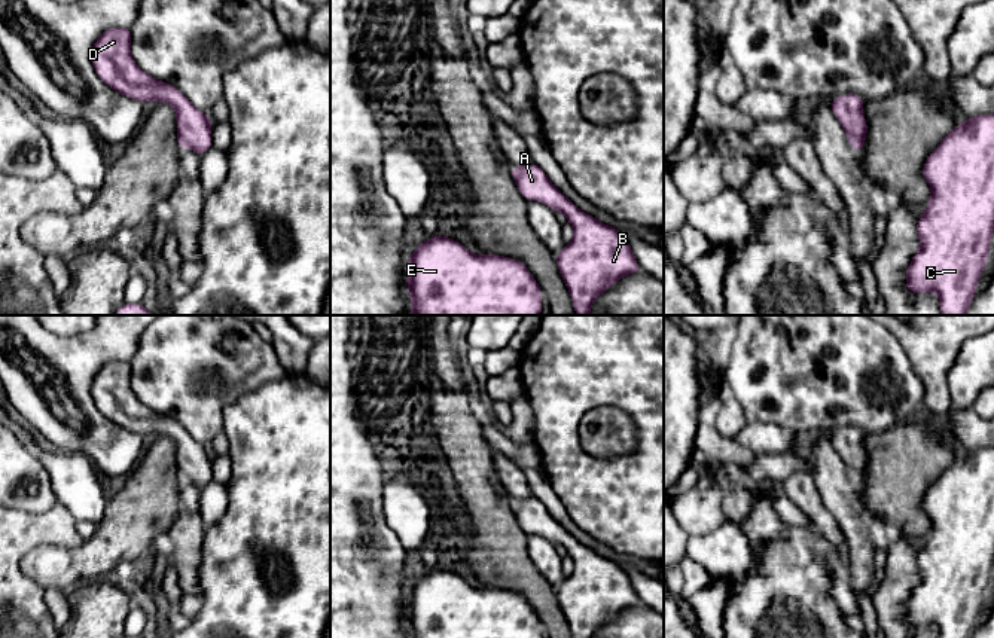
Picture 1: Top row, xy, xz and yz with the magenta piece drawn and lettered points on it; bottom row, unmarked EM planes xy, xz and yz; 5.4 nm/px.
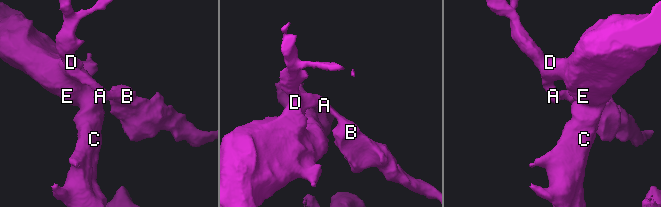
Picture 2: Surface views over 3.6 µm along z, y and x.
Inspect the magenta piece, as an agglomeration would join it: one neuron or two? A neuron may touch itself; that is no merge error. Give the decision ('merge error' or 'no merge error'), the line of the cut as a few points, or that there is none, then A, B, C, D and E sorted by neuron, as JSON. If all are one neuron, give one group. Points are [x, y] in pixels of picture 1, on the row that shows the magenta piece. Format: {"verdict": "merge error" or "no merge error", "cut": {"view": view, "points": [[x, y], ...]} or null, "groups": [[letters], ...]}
{"verdict": "no merge error", "cut": null, "groups": [["A", "B", "C", "D", "E"]]}

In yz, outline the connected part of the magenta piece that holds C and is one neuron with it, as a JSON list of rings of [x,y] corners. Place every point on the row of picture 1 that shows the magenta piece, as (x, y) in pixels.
[[[994,113],[957,125],[926,159],[921,174],[932,195],[917,220],[920,250],[906,268],[909,293],[934,291],[940,315],[966,315],[990,259],[994,232]]]

